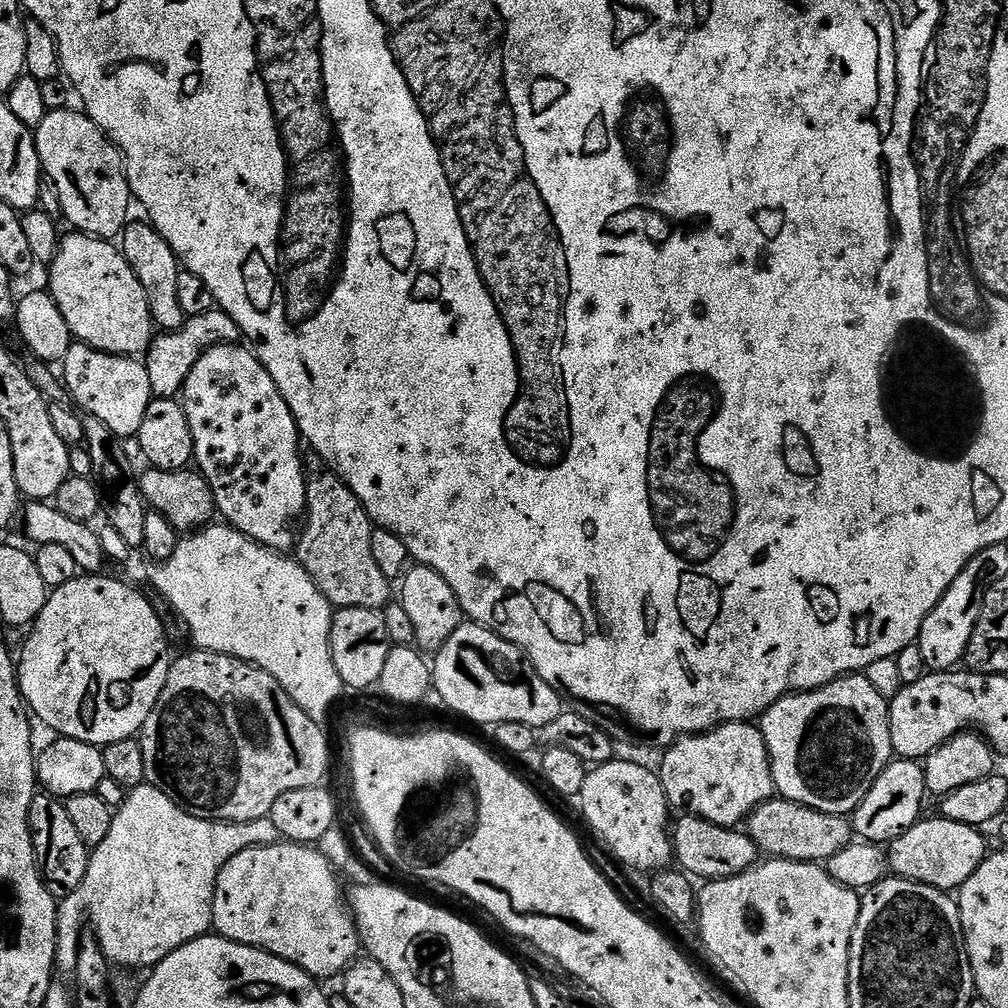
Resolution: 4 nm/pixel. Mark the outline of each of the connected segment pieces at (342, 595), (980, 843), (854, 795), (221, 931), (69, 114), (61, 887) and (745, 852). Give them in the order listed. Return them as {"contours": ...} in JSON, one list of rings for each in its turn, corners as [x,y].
{"contours":[[[[331,470],[307,477],[308,507],[298,532],[295,559],[310,574],[314,586],[337,608],[383,609],[393,599],[393,581],[382,574],[370,547],[374,525],[362,502]]],[[[941,816],[921,819],[891,841],[888,848],[889,869],[904,880],[917,881],[947,892],[957,891],[988,855],[986,842],[979,832],[973,825]]],[[[864,674],[841,676],[839,680],[821,688],[794,692],[774,702],[774,706],[767,708],[764,715],[759,717],[758,727],[766,742],[776,792],[783,799],[793,800],[826,814],[848,816],[855,812],[862,798],[870,794],[870,786],[874,786],[882,770],[894,759],[888,705],[889,701],[878,694],[874,686],[870,686],[867,675]]],[[[266,844],[234,854],[234,858],[230,858],[226,866],[222,866],[214,890],[212,926],[215,935],[251,948],[263,948],[264,951],[303,968],[313,978],[339,977],[361,955],[362,945],[346,892],[340,889],[340,880],[336,874],[337,869],[320,852],[319,847],[307,844]]],[[[47,111],[34,135],[41,171],[52,178],[57,187],[63,219],[85,235],[107,240],[119,237],[129,221],[132,207],[120,149],[83,111]]],[[[37,794],[32,800],[28,825],[32,827],[32,841],[36,851],[36,861],[44,875],[44,885],[57,901],[65,900],[86,878],[90,849],[84,845],[78,829],[74,826],[70,814],[66,814],[64,800],[51,794]]],[[[684,814],[681,817],[672,828],[673,855],[677,865],[691,877],[702,878],[704,882],[725,880],[748,871],[759,861],[759,848],[748,833],[720,827],[697,816]]]]}

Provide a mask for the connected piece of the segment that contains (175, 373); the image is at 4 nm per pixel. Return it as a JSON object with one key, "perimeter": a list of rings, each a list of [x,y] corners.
{"perimeter":[[[219,310],[187,317],[183,326],[174,332],[161,331],[153,339],[146,353],[146,367],[150,374],[150,390],[153,397],[162,400],[179,397],[183,393],[186,378],[190,378],[190,370],[194,370],[194,362],[198,362],[200,353],[213,348],[215,344],[240,344],[241,340],[240,327],[236,325],[234,318]]]}

